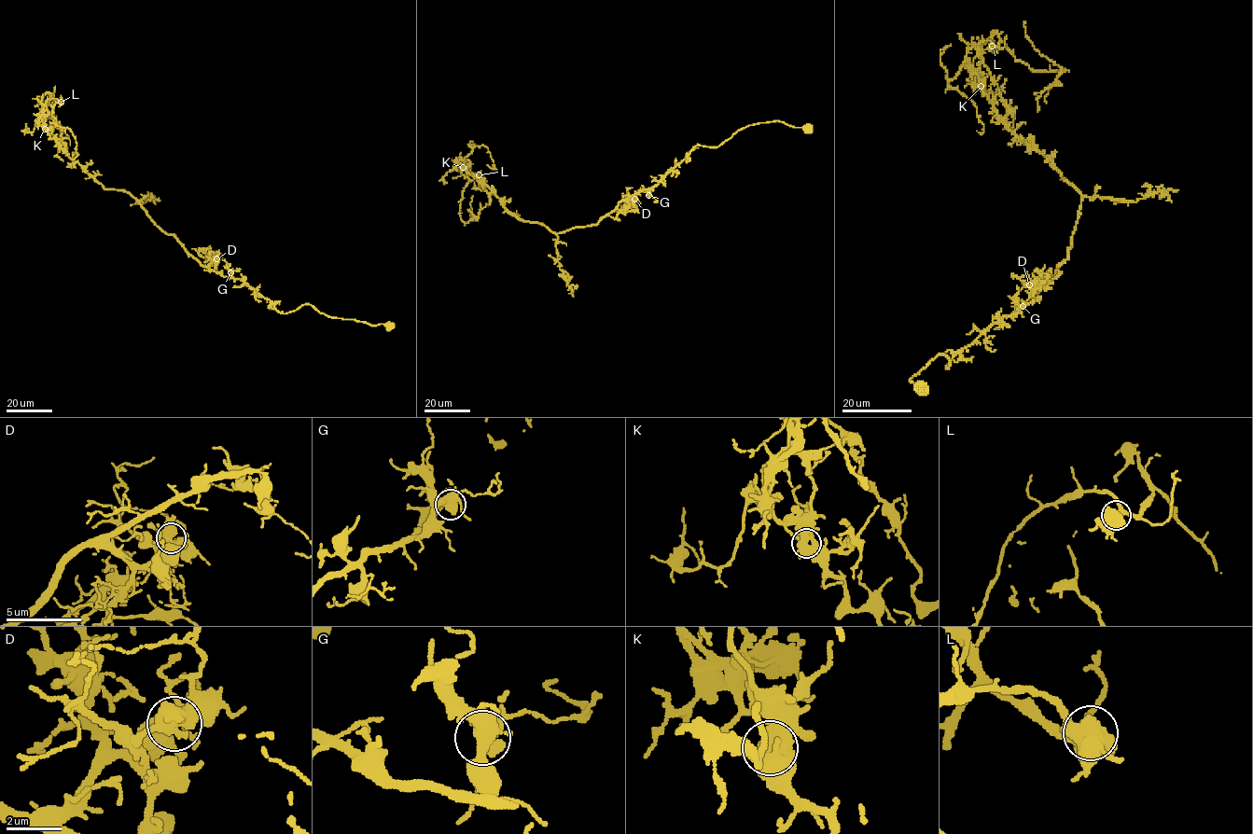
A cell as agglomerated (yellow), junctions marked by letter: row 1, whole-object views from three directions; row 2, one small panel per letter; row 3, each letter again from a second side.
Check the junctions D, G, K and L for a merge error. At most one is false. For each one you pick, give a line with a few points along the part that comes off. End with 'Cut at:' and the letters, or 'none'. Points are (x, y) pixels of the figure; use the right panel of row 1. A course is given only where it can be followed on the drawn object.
K: Course of the part to remove: (981, 86), (975, 74), (979, 51), (993, 32), (1031, 69), (1065, 69), (1035, 48), (1024, 21)
Cut at: K

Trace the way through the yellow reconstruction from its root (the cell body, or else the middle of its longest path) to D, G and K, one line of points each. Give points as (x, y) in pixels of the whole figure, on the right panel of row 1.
D: (922, 387), (910, 380), (939, 354), (949, 360), (948, 368), (962, 348), (1030, 297), (1036, 285), (1029, 284)
G: (922, 387), (910, 380), (937, 355), (944, 354), (949, 360), (948, 368), (962, 348), (1023, 306)
K: (922, 387), (910, 380), (932, 360), (944, 354), (948, 368), (1050, 281), (1080, 206), (981, 86)

